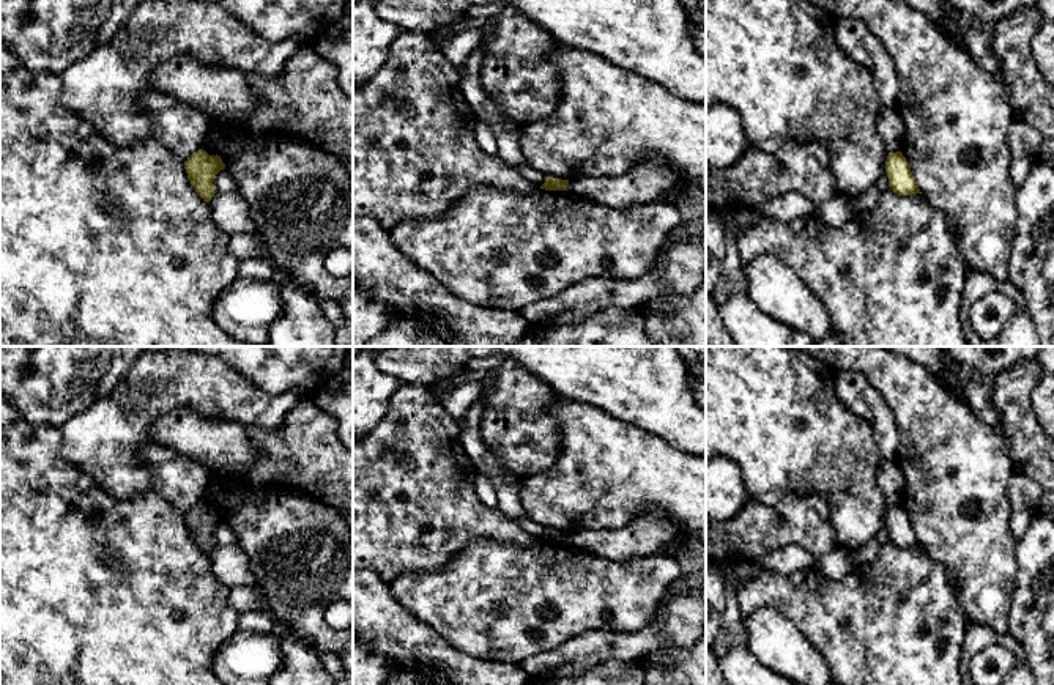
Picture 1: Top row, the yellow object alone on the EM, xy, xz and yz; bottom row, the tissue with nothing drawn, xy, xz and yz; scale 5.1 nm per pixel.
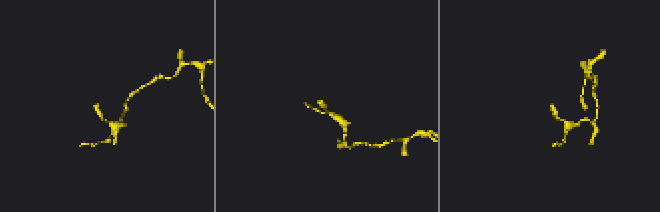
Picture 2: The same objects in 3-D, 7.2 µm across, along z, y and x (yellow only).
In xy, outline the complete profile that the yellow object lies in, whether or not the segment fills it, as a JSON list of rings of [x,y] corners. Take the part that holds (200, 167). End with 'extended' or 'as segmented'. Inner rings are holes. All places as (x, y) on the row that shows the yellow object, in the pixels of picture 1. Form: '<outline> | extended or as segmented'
[[[199,150],[184,162],[184,168],[197,194],[208,203],[217,192],[213,184],[216,175],[225,168],[221,156]]] | as segmented

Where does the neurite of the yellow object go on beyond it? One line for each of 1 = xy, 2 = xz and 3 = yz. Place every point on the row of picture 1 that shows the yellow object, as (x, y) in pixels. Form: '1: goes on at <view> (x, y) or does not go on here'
1: does not go on here
2: does not go on here
3: does not go on here

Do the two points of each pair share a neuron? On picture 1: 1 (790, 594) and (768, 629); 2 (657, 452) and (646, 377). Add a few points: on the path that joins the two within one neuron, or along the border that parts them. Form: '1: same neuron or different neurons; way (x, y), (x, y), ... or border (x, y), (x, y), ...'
1: different neurons; border (744, 613), (772, 607), (782, 611), (805, 635)
2: different neurons; border (621, 418), (660, 435), (687, 452)

